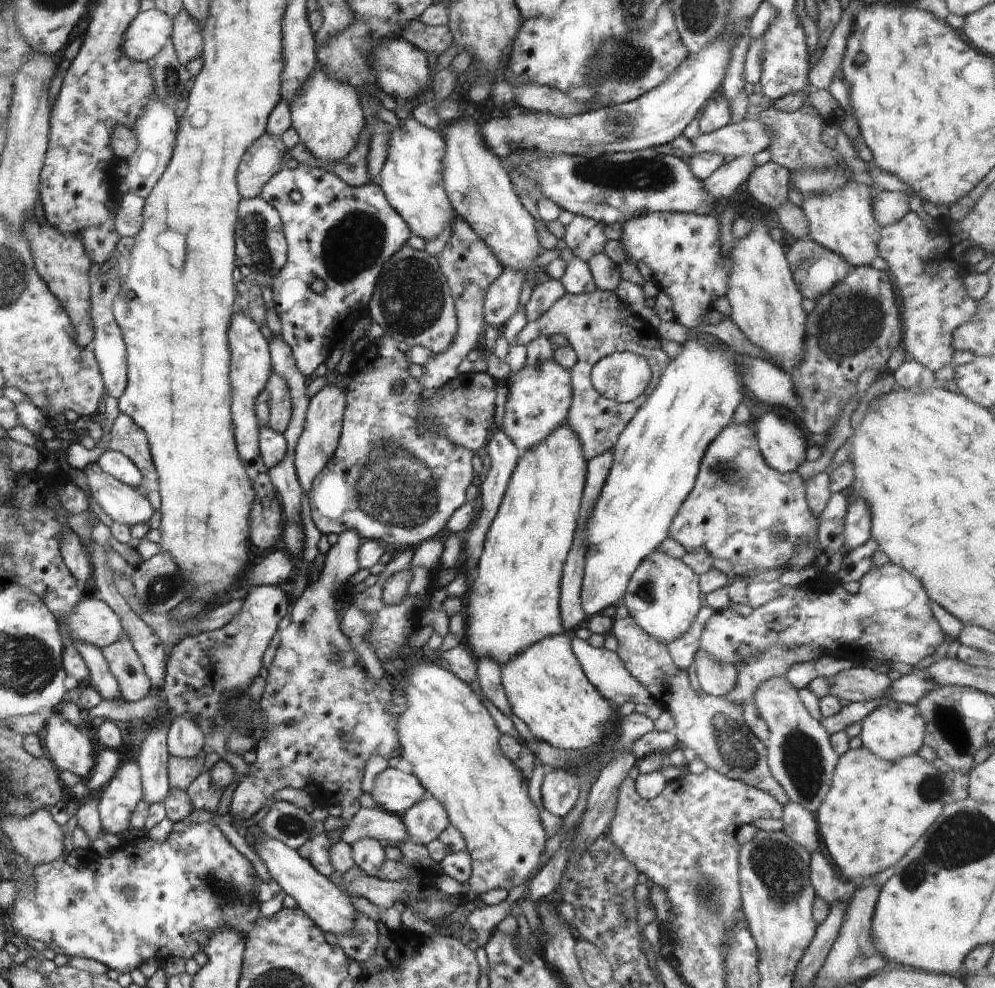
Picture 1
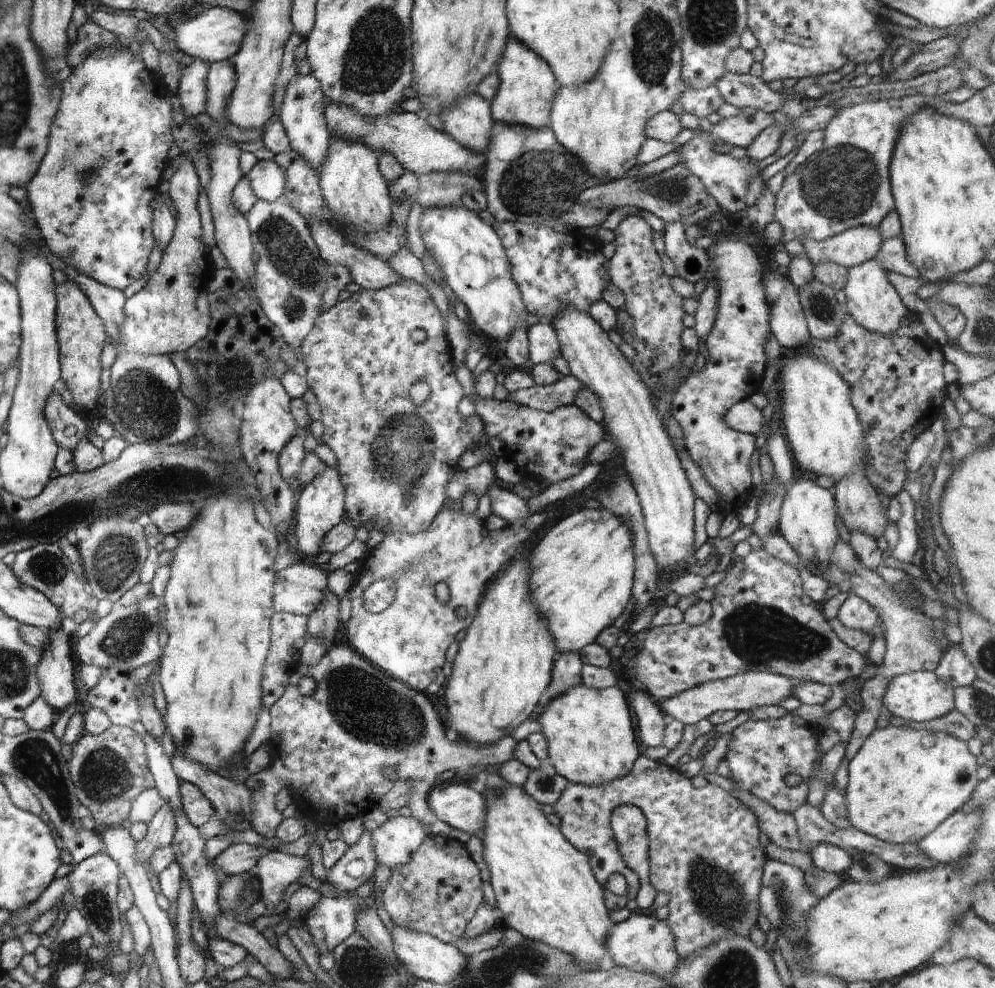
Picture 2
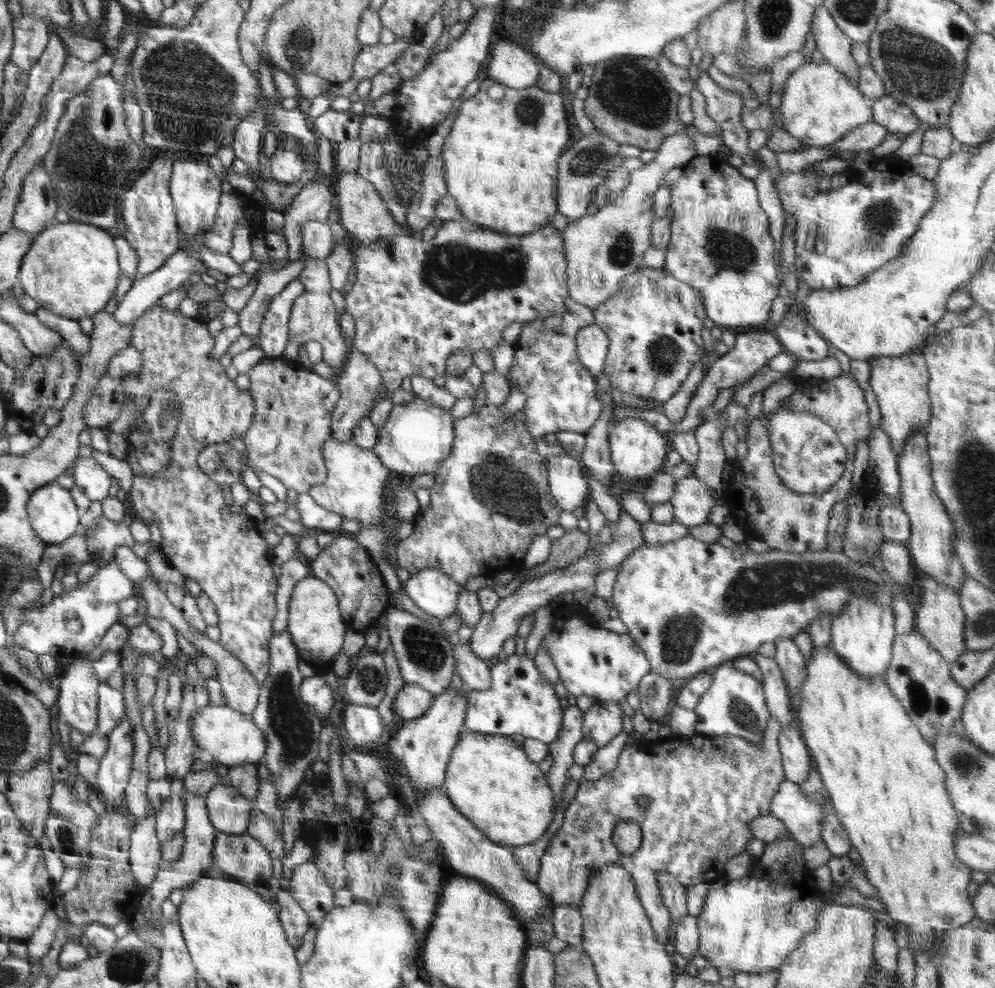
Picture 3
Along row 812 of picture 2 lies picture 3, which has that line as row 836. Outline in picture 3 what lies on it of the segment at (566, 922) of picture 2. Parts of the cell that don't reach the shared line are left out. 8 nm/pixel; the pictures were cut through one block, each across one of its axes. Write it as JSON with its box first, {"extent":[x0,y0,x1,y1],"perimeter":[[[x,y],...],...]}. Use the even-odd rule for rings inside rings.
{"extent":[442,729,553,847],"perimeter":[[[463,729],[460,734],[459,741],[456,746],[452,749],[446,774],[445,781],[442,786],[442,790],[448,795],[449,799],[453,802],[453,805],[465,816],[468,817],[478,829],[480,829],[486,838],[489,838],[492,842],[502,844],[507,847],[519,847],[536,842],[540,837],[544,836],[546,829],[550,826],[553,820],[553,792],[547,783],[547,778],[545,774],[538,768],[538,763],[532,762],[524,752],[521,746],[518,746],[513,740],[511,735],[494,735],[494,734],[484,734],[477,733],[472,730]]]}

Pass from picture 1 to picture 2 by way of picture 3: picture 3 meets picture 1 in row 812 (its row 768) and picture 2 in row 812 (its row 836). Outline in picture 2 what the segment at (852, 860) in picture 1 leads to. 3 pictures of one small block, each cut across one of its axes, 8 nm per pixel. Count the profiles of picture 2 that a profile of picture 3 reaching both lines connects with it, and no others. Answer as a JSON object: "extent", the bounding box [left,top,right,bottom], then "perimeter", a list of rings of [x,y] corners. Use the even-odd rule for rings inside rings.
{"extent":[845,722,979,844],"perimeter":[[[894,722],[884,728],[874,729],[864,741],[848,765],[845,799],[848,818],[854,828],[892,844],[917,844],[952,813],[967,804],[979,783],[976,757],[970,753],[967,741],[943,732],[934,732],[936,744],[924,748],[920,740],[928,733],[924,729],[915,730],[903,723]]]}

